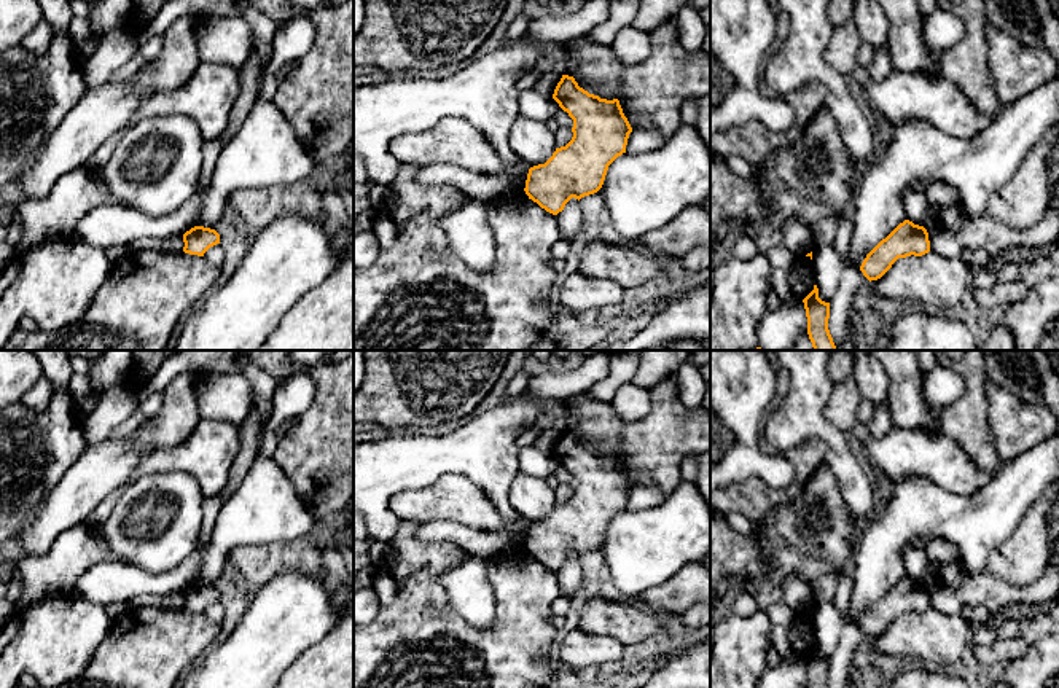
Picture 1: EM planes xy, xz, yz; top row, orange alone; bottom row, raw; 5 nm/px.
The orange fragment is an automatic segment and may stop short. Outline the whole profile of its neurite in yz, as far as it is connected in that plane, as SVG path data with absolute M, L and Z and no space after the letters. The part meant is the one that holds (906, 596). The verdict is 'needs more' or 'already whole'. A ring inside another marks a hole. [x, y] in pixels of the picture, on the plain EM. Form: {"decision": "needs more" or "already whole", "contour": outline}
{"decision": "already whole", "contour": "M905 577L866 612L860 627L869 639L877 637L898 615L922 613L928 608L930 597L927 586Z"}

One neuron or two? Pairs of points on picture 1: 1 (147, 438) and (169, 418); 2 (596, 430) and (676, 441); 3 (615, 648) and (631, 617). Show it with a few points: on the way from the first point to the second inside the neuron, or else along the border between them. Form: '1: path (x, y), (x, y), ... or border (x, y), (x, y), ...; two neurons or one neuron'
1: path (152, 435), (164, 422); one neuron
2: path (615, 432), (620, 432), (631, 441), (656, 441); one neuron
3: border (582, 629), (591, 634), (609, 634), (625, 645); two neurons

